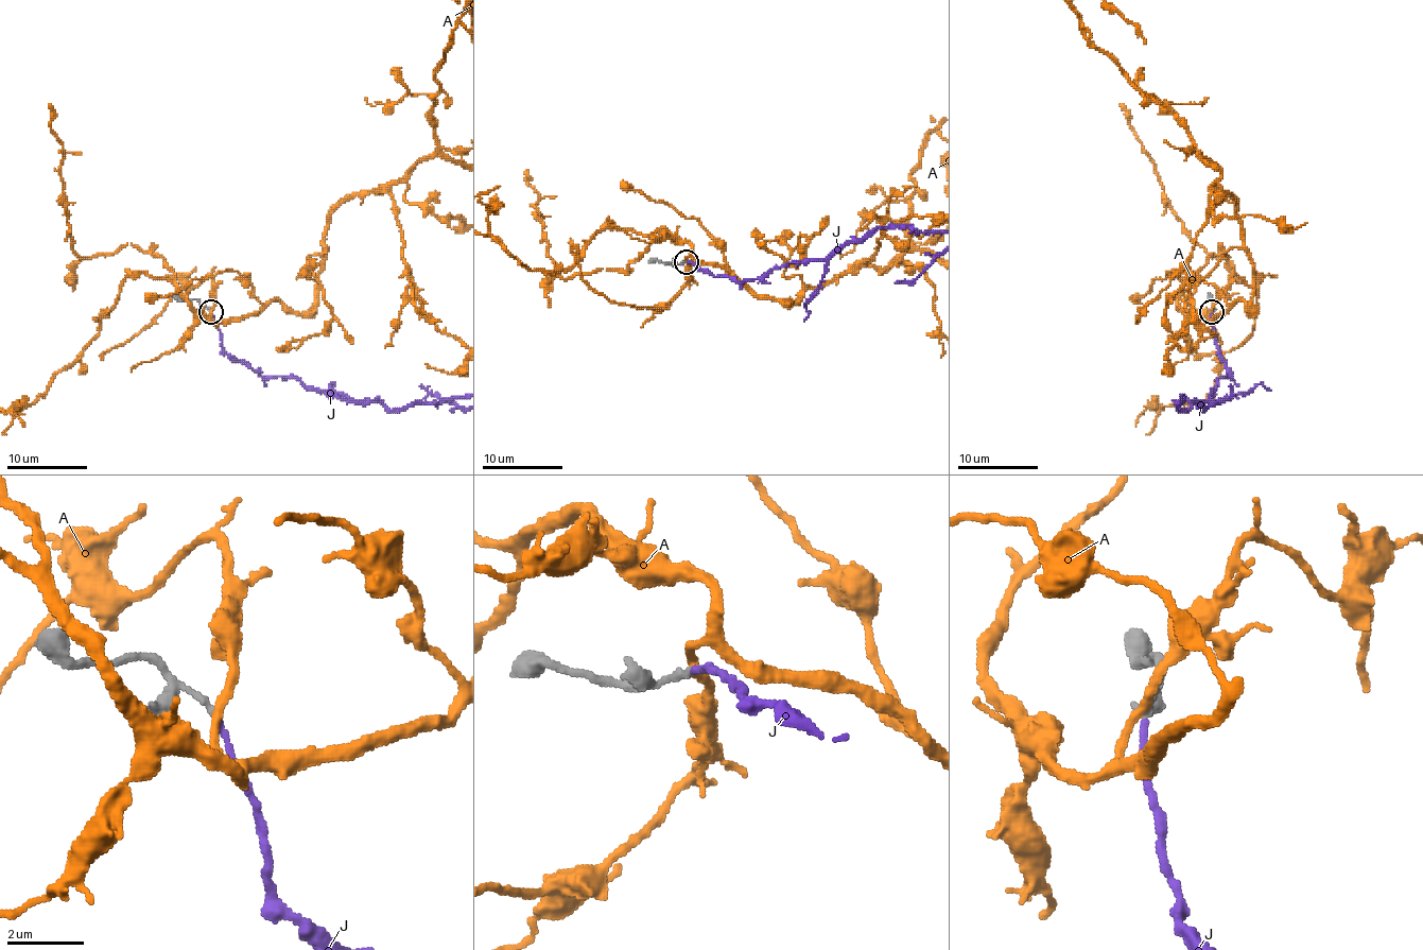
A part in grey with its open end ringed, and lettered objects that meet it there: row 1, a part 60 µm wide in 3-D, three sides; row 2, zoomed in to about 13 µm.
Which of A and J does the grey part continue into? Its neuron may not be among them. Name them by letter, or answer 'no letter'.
J

